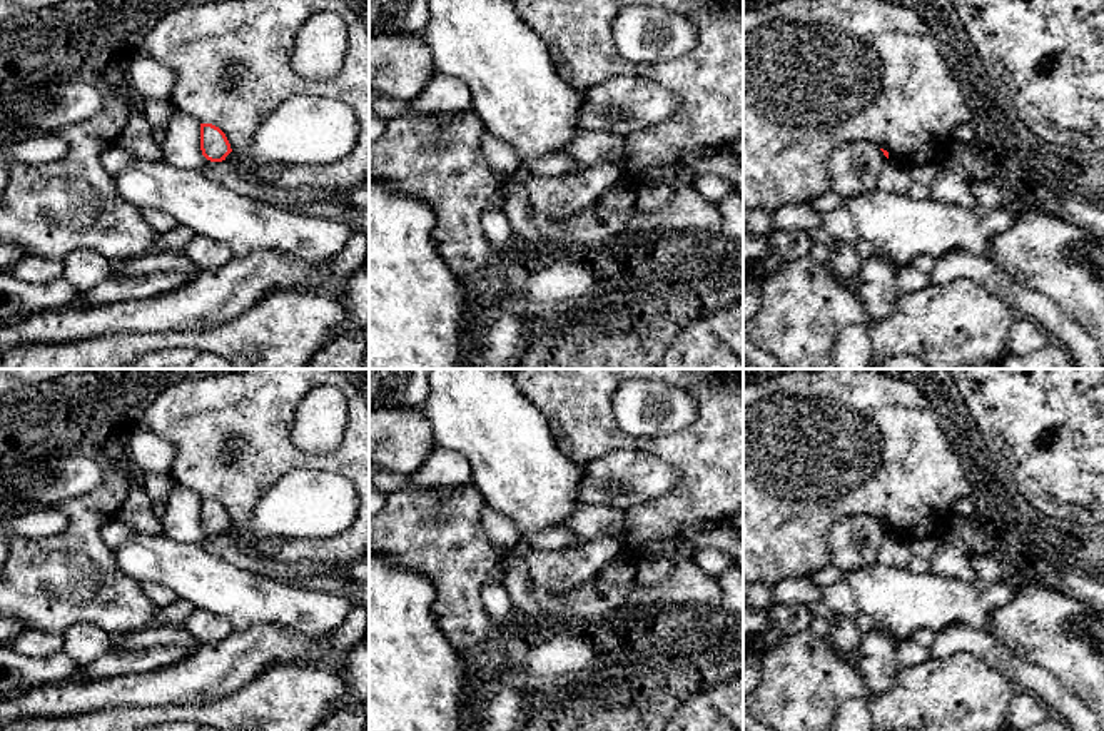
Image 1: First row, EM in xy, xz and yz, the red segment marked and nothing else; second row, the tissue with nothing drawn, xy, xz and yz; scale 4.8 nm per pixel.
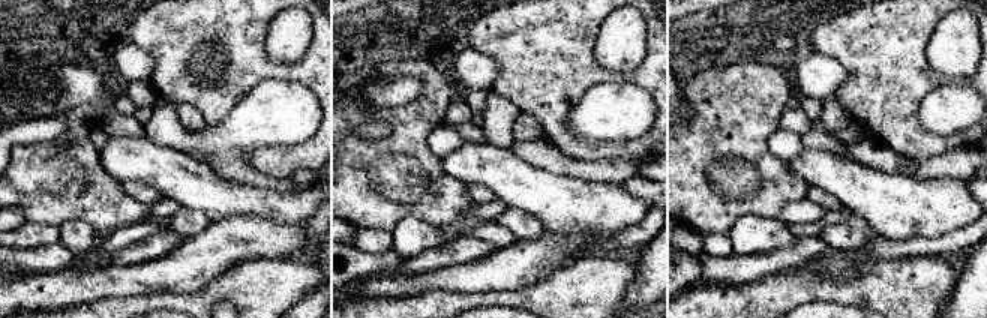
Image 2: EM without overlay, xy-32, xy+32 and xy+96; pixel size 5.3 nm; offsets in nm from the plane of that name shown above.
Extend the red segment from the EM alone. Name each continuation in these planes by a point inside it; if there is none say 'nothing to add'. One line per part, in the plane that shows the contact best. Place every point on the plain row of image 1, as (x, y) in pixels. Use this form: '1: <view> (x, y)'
nothing to add

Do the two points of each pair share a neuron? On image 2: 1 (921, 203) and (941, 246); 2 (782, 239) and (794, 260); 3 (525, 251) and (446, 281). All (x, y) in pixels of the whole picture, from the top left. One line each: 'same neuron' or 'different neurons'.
1: different neurons
2: different neurons
3: same neuron

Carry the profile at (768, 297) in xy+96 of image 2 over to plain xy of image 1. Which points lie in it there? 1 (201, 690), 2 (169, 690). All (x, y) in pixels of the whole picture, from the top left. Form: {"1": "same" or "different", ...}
{"1": "different", "2": "different"}

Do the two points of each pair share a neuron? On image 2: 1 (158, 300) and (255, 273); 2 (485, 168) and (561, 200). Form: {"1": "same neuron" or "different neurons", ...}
{"1": "same neuron", "2": "same neuron"}

